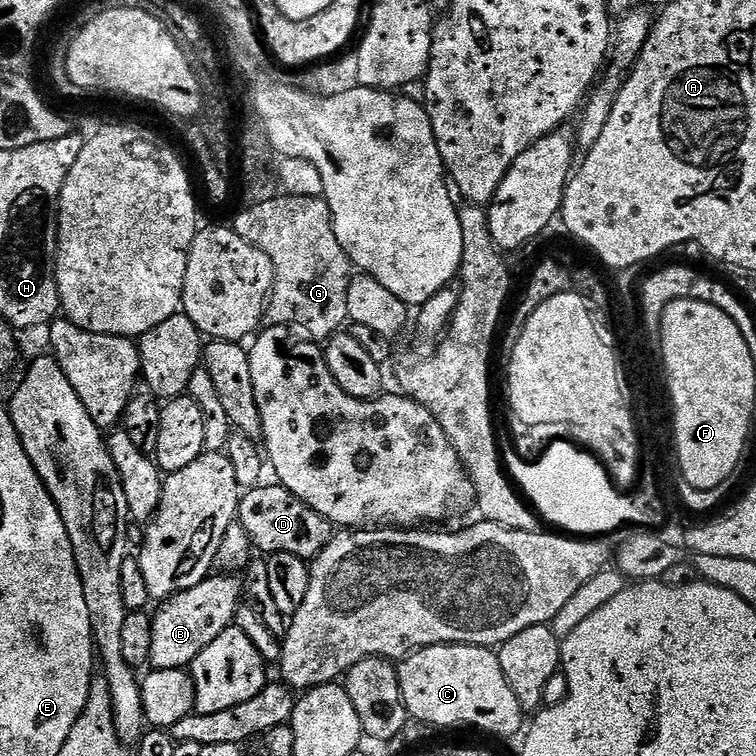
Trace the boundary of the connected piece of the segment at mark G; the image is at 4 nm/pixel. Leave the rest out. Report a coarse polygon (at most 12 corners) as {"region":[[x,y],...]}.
{"region":[[278,194],[234,227],[274,266],[269,325],[335,336],[354,265],[323,198]]}

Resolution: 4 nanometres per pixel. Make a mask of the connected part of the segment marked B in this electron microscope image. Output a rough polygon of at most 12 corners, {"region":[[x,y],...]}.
{"region":[[234,574],[209,575],[153,615],[150,666],[188,668],[233,625]]}

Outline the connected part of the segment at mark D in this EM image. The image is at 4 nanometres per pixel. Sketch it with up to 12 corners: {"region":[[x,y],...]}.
{"region":[[278,482],[241,495],[238,521],[260,554],[309,562],[334,526]]}

